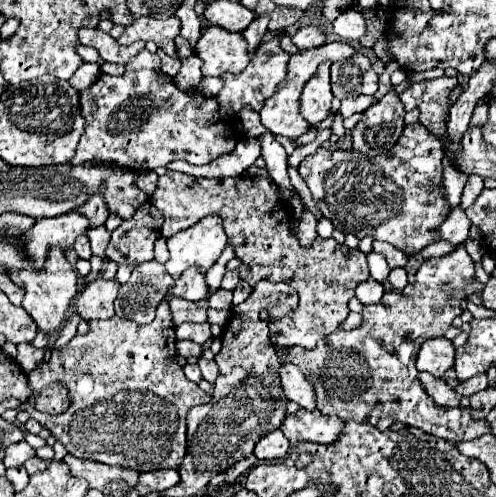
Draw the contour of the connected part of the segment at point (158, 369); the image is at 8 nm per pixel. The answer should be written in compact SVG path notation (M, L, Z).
M161 302L157 308L157 316L151 324L139 326L131 320L123 320L113 316L109 320L93 320L89 322L89 334L77 334L65 348L51 352L51 362L43 362L35 372L31 372L29 384L33 394L39 394L43 388L63 380L67 390L71 392L71 406L55 416L39 412L33 400L23 404L37 422L41 422L51 434L67 448L69 454L83 460L97 460L109 466L133 468L137 472L177 468L185 456L187 448L187 428L185 416L187 412L211 400L207 392L203 392L195 382L189 382L183 374L183 368L177 364L175 352L175 332L171 322L171 312L167 302Z

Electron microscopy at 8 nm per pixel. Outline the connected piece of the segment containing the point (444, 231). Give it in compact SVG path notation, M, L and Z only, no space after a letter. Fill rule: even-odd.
M461 208L449 212L449 216L443 220L443 224L437 228L439 240L451 242L451 244L463 244L467 240L471 220L465 216Z

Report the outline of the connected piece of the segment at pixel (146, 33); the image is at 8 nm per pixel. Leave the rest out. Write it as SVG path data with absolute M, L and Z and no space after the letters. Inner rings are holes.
M141 16L137 18L131 26L125 28L121 38L117 40L119 44L131 44L135 40L149 42L153 40L159 48L163 48L169 56L177 56L177 44L175 38L181 30L181 20L177 16L171 16L167 20L157 20L151 16Z

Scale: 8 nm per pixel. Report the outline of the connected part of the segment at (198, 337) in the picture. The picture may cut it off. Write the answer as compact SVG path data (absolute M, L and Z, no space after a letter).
M187 322L187 324L181 324L177 326L177 340L191 340L191 342L197 342L197 344L203 344L211 338L211 328L209 324L193 324L193 322Z

